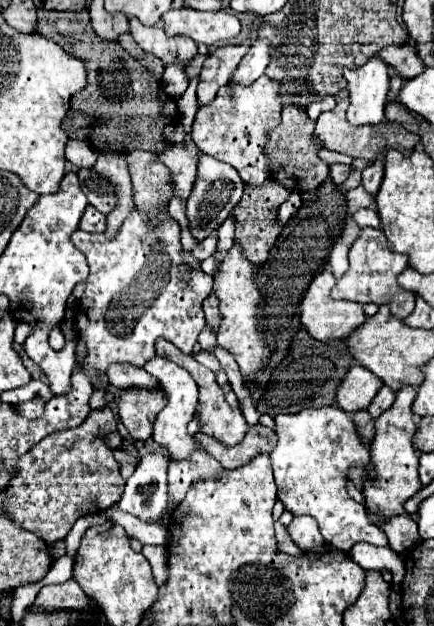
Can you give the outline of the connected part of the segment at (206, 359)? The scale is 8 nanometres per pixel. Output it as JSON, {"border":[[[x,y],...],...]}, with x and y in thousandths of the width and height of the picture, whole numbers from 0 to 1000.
{"border":[[[459,561],[459,564],[449,564],[449,573],[454,573],[463,583],[472,583],[477,589],[486,589],[491,596],[505,596],[505,593],[514,593],[514,586],[509,586],[505,573],[500,573],[491,564],[477,564],[477,561]]]}

